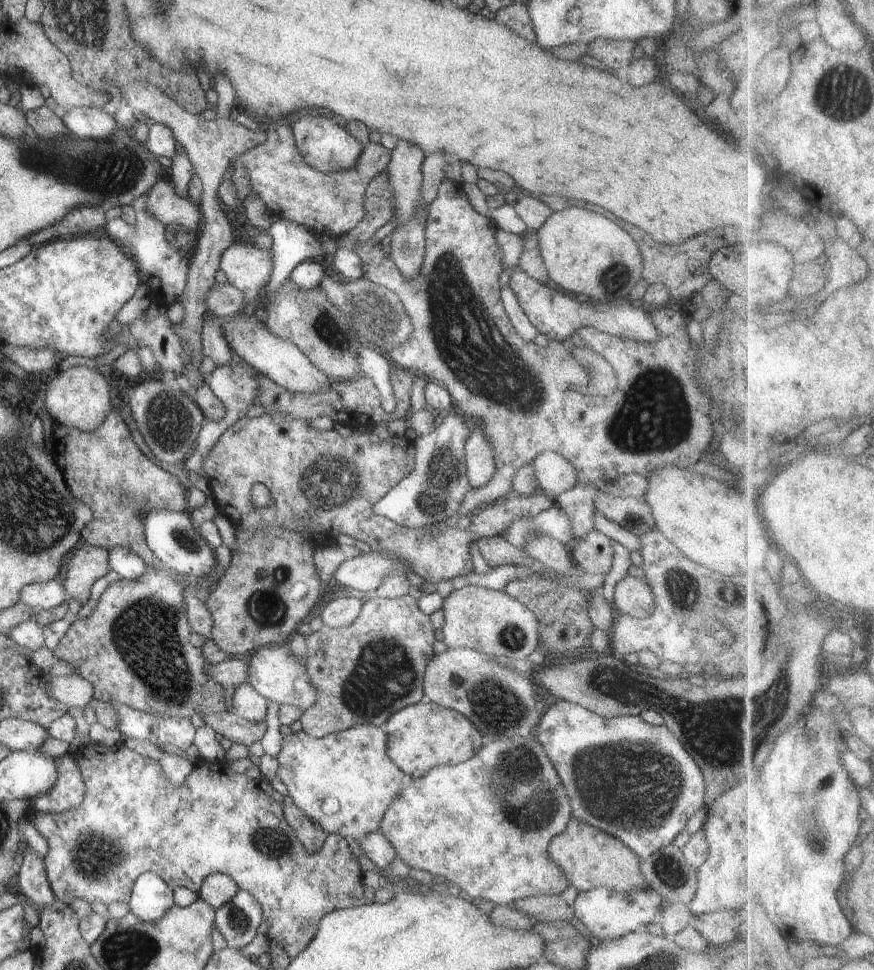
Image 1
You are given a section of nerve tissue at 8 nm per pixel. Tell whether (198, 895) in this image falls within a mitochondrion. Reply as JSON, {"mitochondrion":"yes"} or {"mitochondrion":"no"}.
{"mitochondrion":"no"}

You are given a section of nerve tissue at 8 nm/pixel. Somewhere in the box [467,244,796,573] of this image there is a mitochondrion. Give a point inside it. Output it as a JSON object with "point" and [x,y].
{"point":[648,419]}

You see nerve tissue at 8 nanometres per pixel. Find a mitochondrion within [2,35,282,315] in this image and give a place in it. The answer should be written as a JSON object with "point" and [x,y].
{"point":[107,170]}

